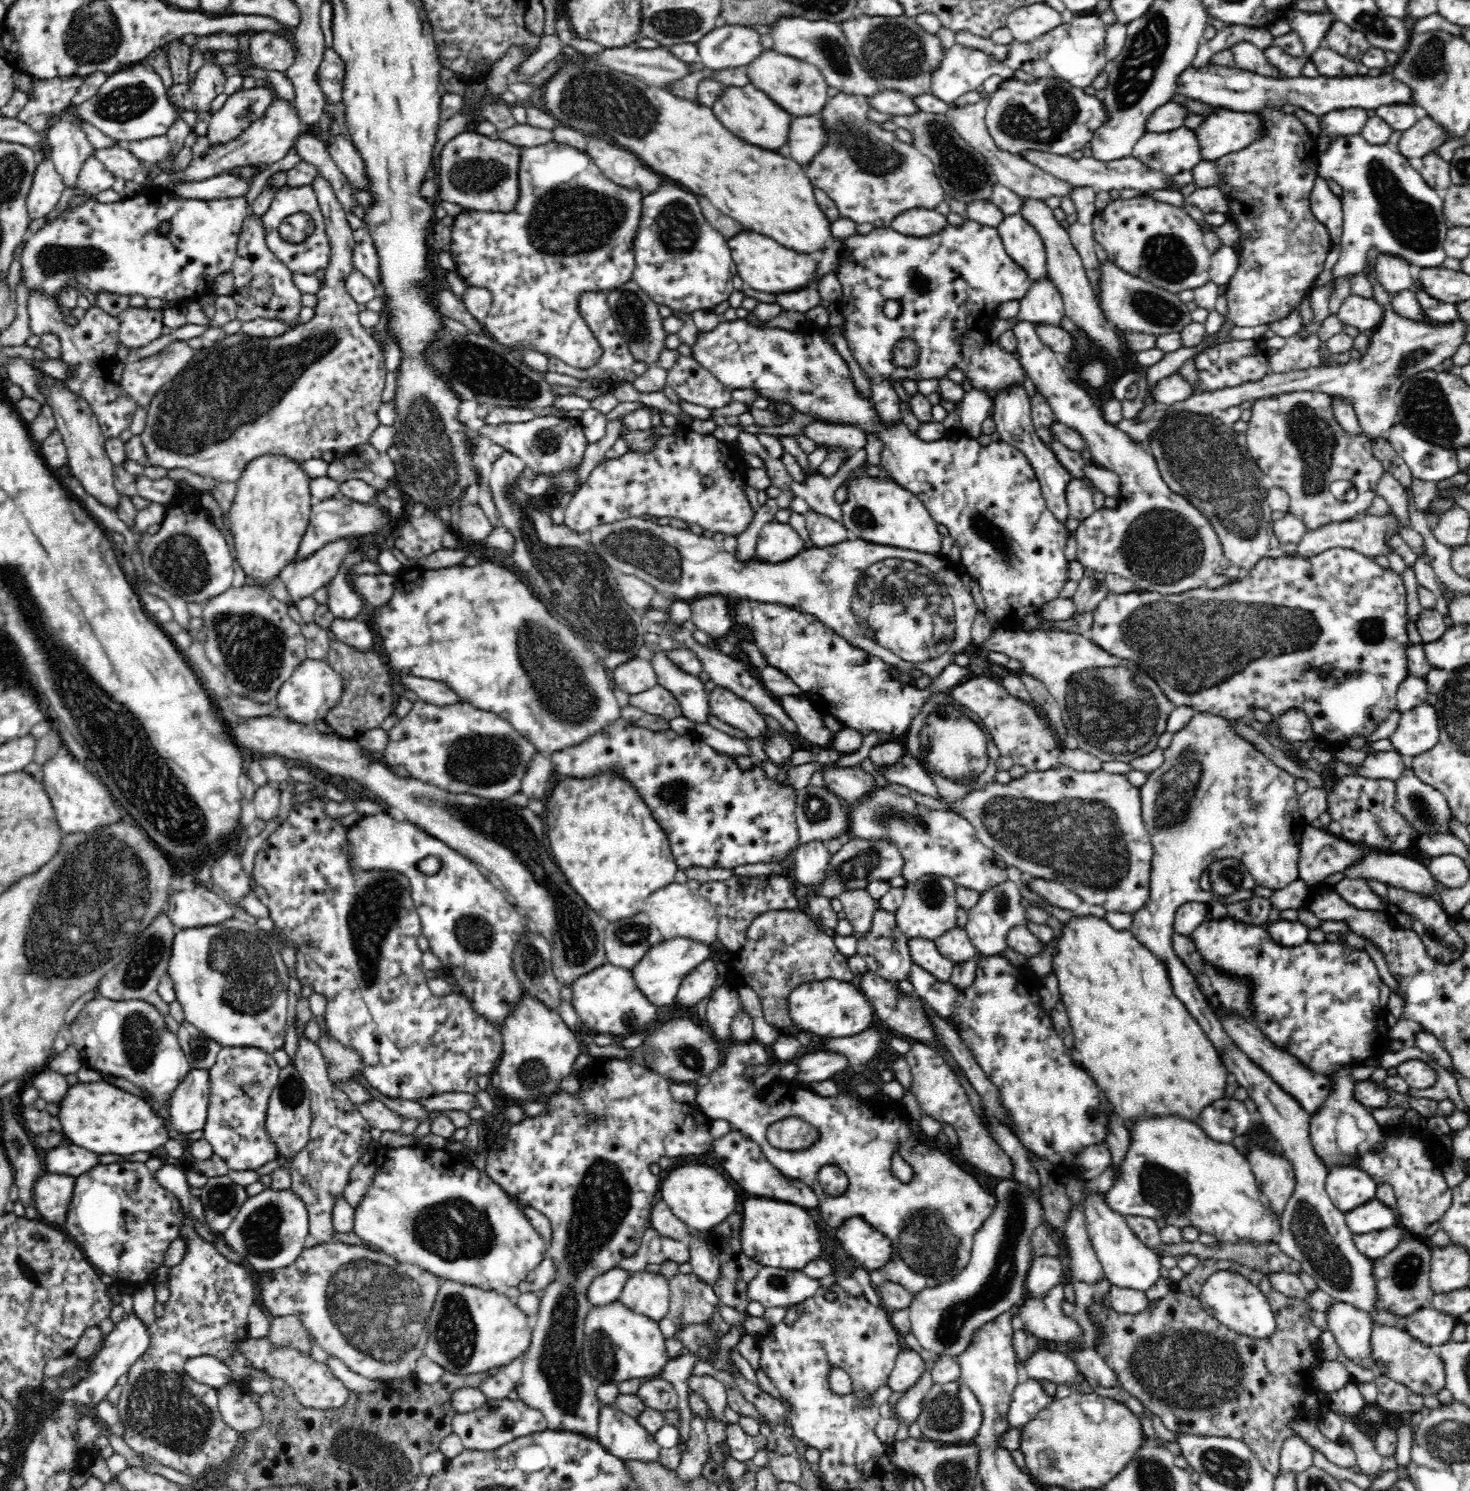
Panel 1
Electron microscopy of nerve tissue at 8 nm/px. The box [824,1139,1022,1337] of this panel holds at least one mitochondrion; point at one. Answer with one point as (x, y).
(929, 1247)

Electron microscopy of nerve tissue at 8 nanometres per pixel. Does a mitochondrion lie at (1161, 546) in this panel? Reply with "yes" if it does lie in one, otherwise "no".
yes

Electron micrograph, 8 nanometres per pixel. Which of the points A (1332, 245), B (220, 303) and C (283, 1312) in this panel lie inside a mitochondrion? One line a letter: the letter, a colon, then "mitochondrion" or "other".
A: other
B: other
C: other

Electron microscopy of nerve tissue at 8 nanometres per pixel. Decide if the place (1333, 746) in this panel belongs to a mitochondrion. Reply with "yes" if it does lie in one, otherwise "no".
no

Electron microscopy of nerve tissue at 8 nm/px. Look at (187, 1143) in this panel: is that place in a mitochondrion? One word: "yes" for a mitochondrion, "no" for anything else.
no

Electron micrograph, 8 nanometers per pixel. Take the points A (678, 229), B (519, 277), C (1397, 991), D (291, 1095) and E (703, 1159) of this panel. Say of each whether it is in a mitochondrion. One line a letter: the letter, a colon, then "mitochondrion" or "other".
A: mitochondrion
B: other
C: other
D: mitochondrion
E: other

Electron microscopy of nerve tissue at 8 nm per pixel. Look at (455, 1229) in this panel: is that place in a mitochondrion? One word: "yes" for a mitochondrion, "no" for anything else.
yes

